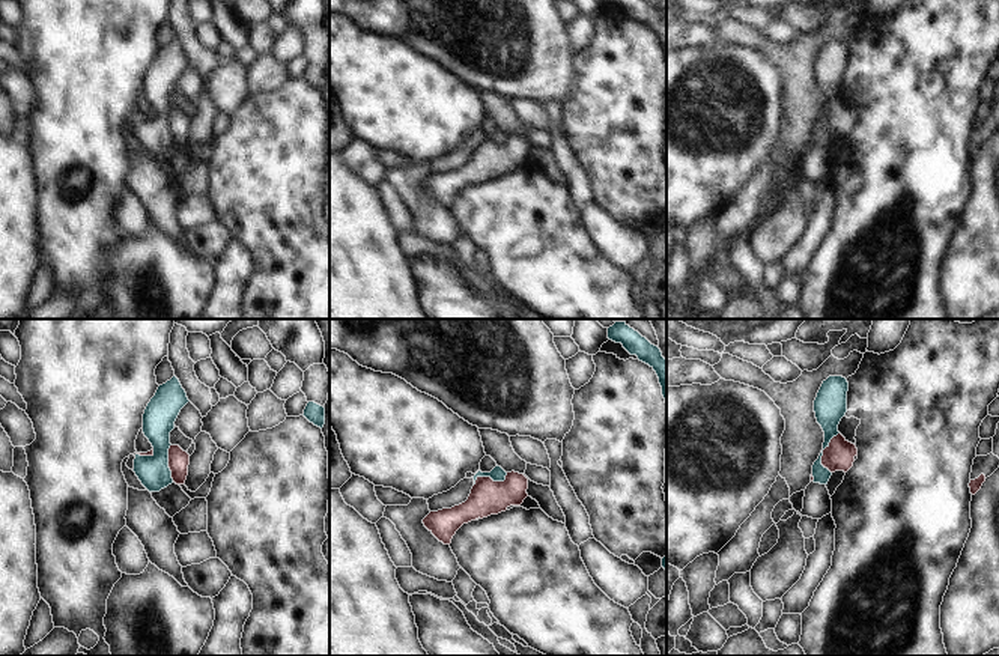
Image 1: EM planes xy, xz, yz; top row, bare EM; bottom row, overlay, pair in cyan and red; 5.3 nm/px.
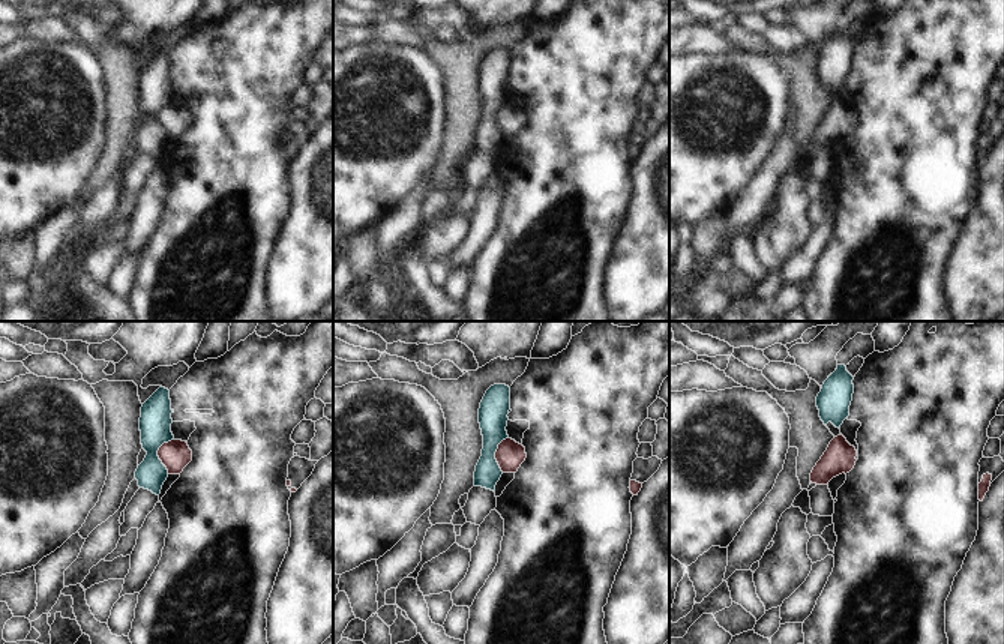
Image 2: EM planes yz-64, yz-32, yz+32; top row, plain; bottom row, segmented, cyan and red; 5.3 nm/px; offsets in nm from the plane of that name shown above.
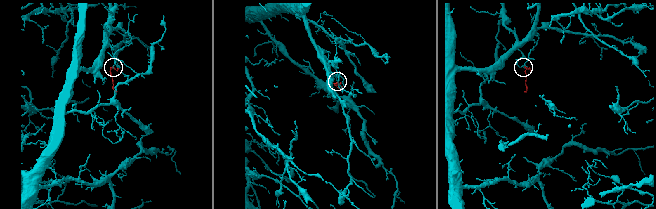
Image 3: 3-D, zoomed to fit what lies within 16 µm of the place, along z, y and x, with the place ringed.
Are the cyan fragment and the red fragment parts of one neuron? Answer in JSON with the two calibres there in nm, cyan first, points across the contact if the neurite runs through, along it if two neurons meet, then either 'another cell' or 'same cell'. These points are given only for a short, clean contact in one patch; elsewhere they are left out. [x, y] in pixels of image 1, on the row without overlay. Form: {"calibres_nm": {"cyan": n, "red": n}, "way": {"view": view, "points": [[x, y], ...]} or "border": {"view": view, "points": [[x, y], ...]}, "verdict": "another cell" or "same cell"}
{"calibres_nm": {"cyan": 170, "red": 160}, "border": {"view": "yz", "points": [[838, 95], [822, 119], [822, 127], [831, 136]]}, "verdict": "another cell"}

